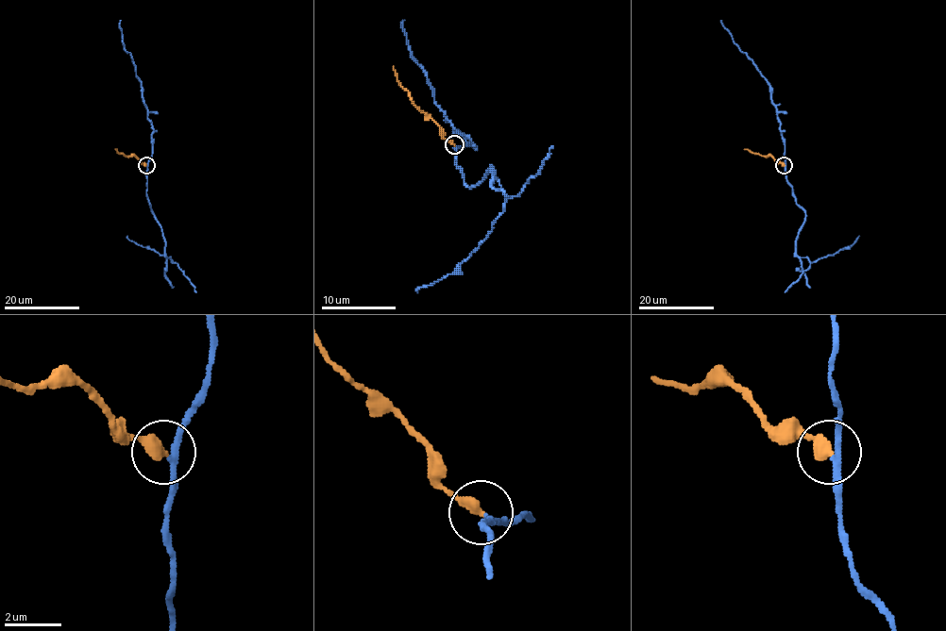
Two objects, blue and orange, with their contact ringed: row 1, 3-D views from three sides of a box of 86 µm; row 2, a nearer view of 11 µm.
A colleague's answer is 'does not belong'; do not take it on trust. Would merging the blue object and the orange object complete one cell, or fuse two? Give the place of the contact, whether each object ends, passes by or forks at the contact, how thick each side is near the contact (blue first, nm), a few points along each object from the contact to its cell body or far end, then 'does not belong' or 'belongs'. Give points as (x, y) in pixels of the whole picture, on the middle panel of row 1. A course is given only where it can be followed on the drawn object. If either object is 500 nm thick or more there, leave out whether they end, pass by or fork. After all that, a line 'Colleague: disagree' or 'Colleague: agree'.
at (454, 144); blue passes by; orange ends there; 200 nm thick on the blue side, 460 nm on the other; blue runs (454, 146), (454, 162), (469, 187), (492, 168), (504, 198), (504, 209), (484, 240), (450, 273), (417, 292); orange runs (454, 144), (444, 137), (444, 131), (415, 105), (396, 79), (393, 66); does not belong
Colleague: agree

